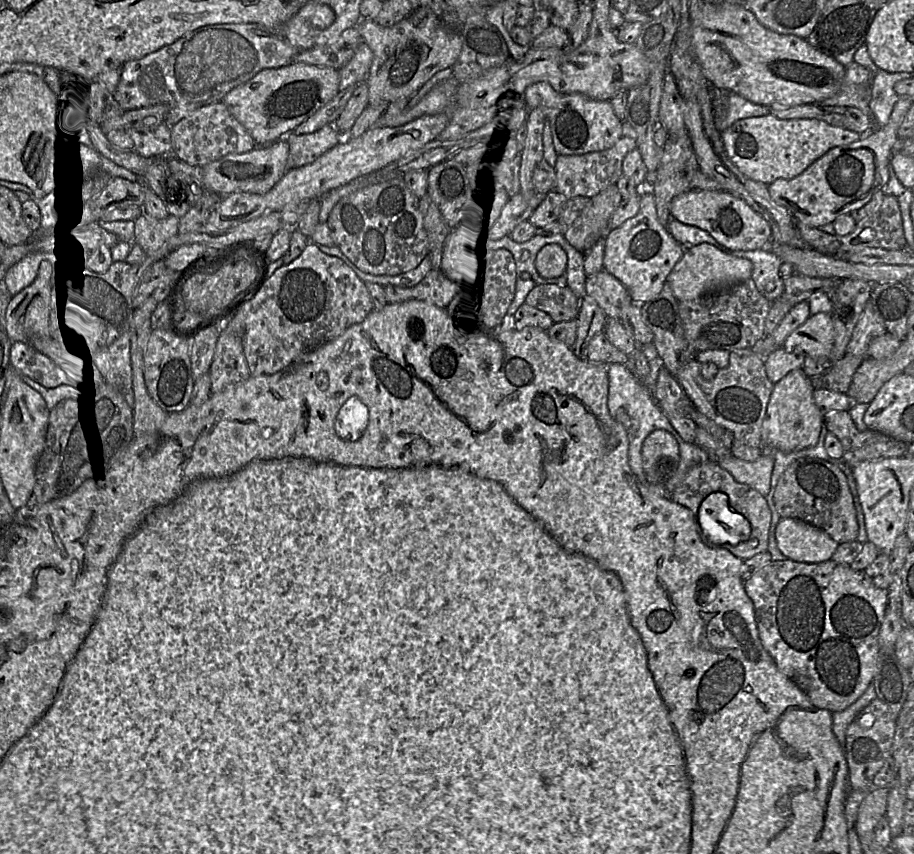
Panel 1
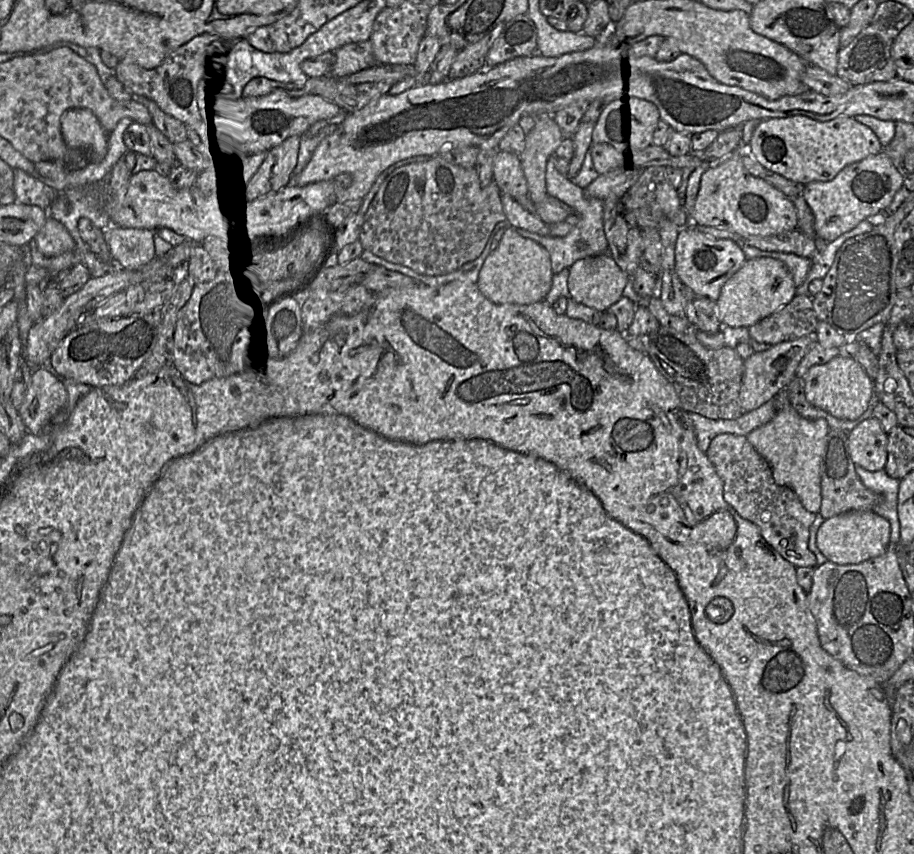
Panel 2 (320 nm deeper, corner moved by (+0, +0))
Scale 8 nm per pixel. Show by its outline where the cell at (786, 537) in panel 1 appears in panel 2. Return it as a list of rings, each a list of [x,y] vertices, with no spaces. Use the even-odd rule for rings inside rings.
[[[851,511],[825,519],[816,534],[817,547],[830,562],[847,565],[883,555],[890,544],[889,521],[874,511]]]

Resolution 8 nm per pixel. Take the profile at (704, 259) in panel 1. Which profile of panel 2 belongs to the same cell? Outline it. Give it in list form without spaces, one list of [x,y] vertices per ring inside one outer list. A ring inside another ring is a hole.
[[[769,257],[750,258],[723,285],[716,300],[722,325],[750,327],[787,305],[797,294],[797,287],[786,266]]]

